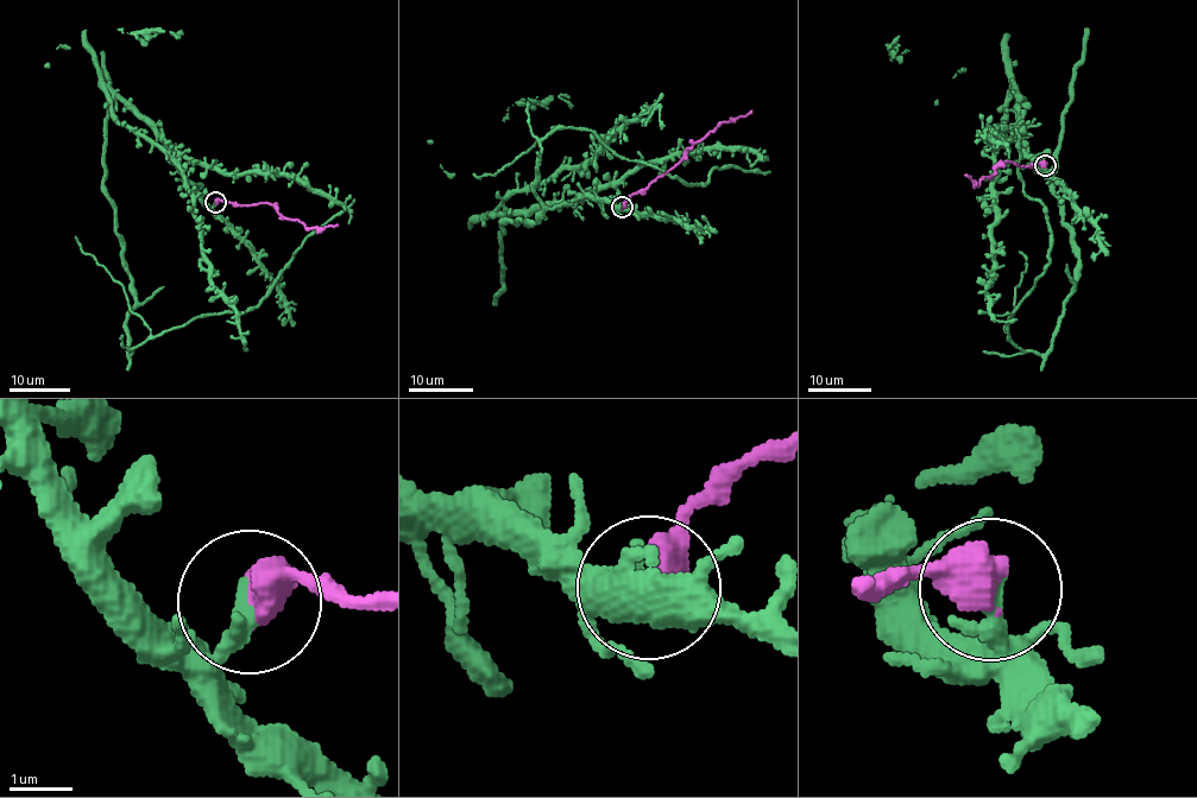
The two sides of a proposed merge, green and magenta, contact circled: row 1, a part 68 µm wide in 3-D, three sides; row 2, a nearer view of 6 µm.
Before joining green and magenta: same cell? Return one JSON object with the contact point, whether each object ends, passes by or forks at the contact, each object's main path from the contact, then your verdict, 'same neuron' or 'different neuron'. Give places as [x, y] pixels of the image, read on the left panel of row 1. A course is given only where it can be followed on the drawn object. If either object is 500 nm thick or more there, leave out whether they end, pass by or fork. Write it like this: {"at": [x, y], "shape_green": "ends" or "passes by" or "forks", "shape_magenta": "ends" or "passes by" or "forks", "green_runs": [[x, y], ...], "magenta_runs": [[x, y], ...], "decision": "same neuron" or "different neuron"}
{"at": [215, 202], "green_runs": [[215, 202], [180, 156], [295, 177], [340, 211], [256, 306], [131, 356], [104, 52]], "magenta_runs": [[215, 202], [243, 206], [266, 202], [284, 216], [310, 228], [338, 223]], "decision": "different neuron"}

